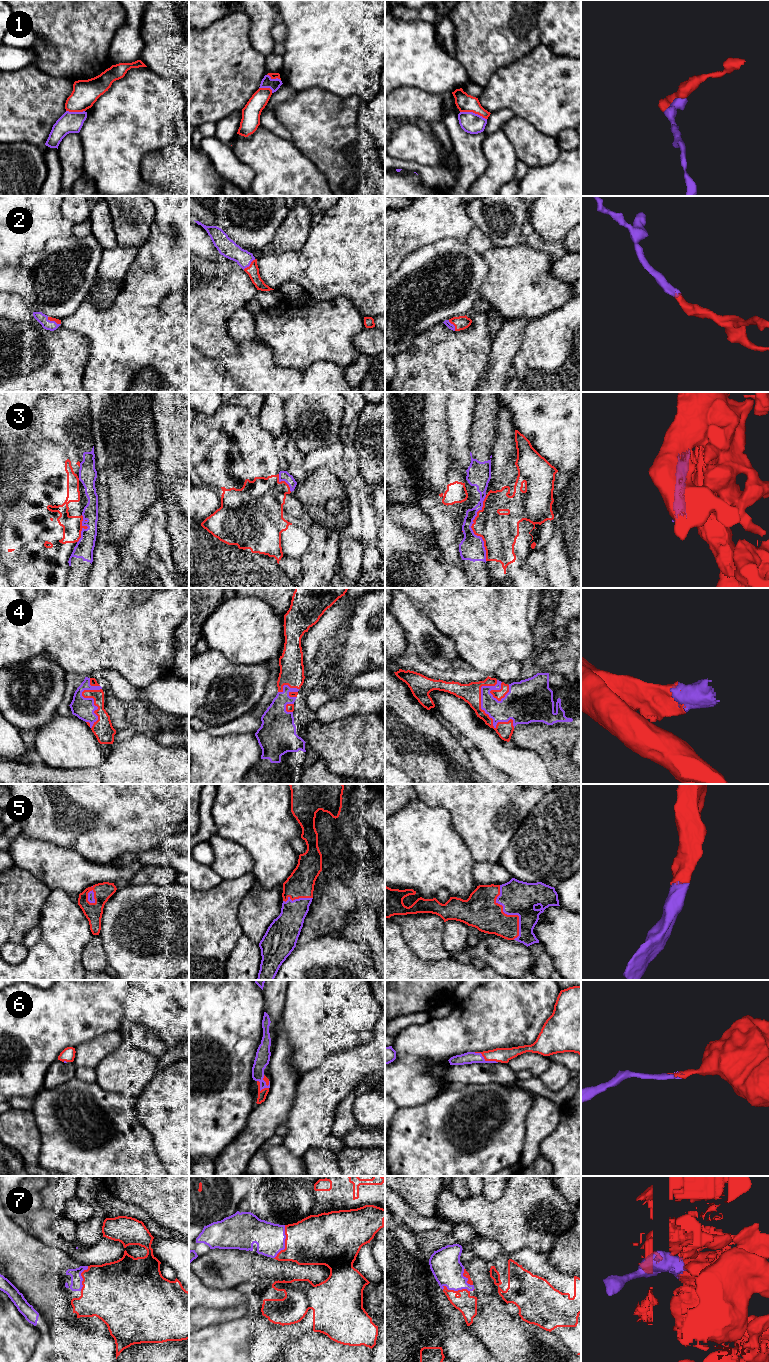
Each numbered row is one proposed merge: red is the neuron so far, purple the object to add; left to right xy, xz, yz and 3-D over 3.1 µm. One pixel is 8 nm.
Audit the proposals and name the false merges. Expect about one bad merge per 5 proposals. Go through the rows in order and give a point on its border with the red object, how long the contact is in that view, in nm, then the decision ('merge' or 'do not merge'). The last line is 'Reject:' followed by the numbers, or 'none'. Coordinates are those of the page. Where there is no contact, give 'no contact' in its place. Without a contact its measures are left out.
1: meets red in yz at (473, 112); contact 220 nm long; do not merge
2: meets red in xz at (250, 265); contact 130 nm long; merge
3: meets red in yz at (472, 529); contact 550 nm long; do not merge
4: meets red in yz at (491, 718); contact 440 nm long; merge
5: meets red in yz at (509, 915); contact 460 nm long; merge
6: meets red in xz at (266, 1084); contact 140 nm long; merge
7: meets red in xz at (285, 1242); contact 280 nm long; merge
Reject: 1, 3

